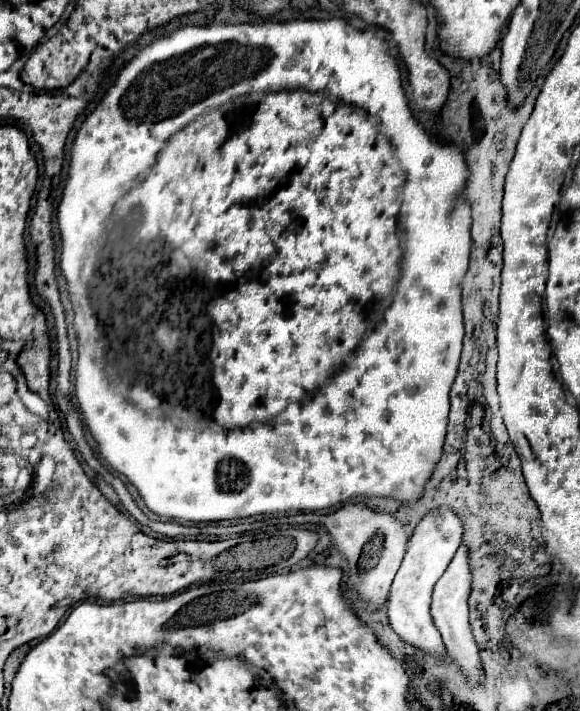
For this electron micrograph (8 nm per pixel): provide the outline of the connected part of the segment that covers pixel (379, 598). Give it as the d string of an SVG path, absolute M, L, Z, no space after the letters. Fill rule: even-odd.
M346 505L330 515L296 515L288 519L290 523L316 523L322 525L338 551L344 555L350 567L348 575L348 587L354 589L372 611L380 611L390 597L390 585L394 581L394 575L402 563L404 551L406 551L406 531L404 527L388 513L376 513L372 509L366 509L362 505Z

